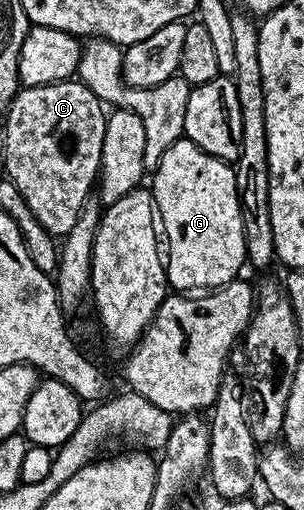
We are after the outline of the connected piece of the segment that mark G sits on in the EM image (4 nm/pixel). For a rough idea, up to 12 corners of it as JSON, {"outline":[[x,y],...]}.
{"outline":[[182,137],[151,178],[167,285],[246,262],[235,169]]}

